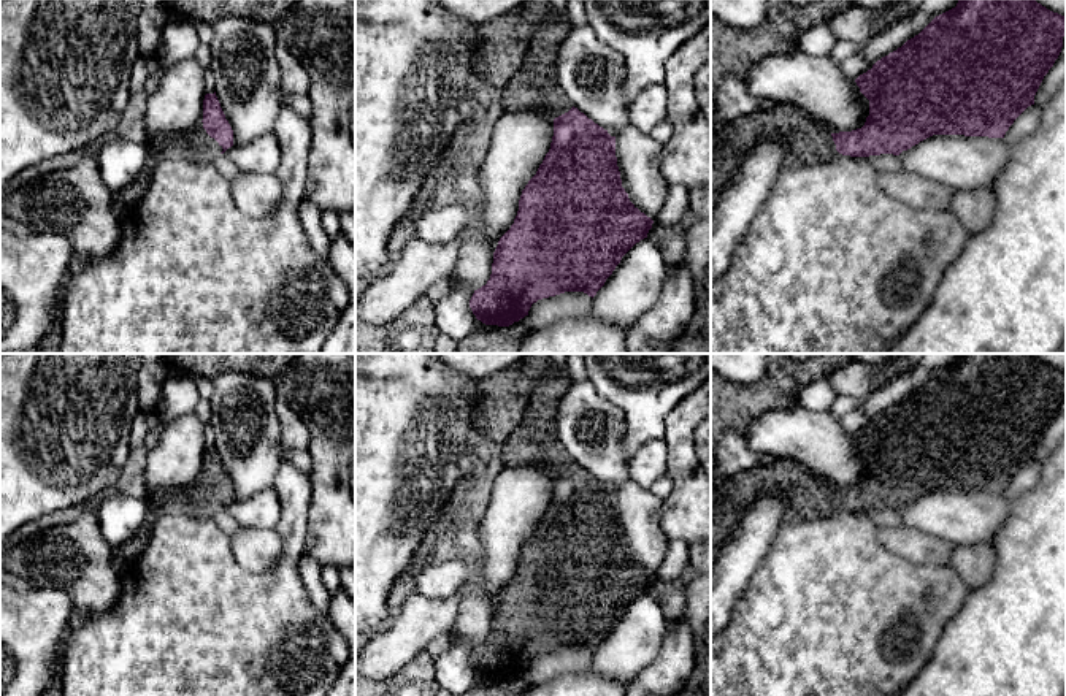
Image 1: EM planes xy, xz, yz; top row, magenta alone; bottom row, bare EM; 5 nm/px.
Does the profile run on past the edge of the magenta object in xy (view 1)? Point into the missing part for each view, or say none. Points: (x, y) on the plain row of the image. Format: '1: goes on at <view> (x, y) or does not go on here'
1: goes on at xy (199, 501)

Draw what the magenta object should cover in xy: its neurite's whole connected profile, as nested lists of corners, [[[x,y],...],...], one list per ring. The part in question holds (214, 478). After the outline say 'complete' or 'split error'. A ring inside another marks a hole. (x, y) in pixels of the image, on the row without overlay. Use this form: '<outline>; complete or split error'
[[[214,449],[203,455],[203,476],[190,488],[181,491],[160,491],[149,496],[149,514],[138,533],[114,549],[113,566],[127,572],[144,552],[152,523],[165,514],[187,514],[195,517],[213,517],[233,501],[233,485],[225,474],[220,458]]]; split error

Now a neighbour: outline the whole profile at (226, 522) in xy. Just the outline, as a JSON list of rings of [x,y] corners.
[[[219,509],[213,515],[213,518],[217,523],[217,526],[228,536],[244,530],[225,509]]]

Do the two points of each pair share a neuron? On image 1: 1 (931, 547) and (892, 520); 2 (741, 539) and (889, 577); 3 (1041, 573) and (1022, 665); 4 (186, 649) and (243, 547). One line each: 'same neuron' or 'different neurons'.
1: different neurons
2: different neurons
3: same neuron
4: different neurons

